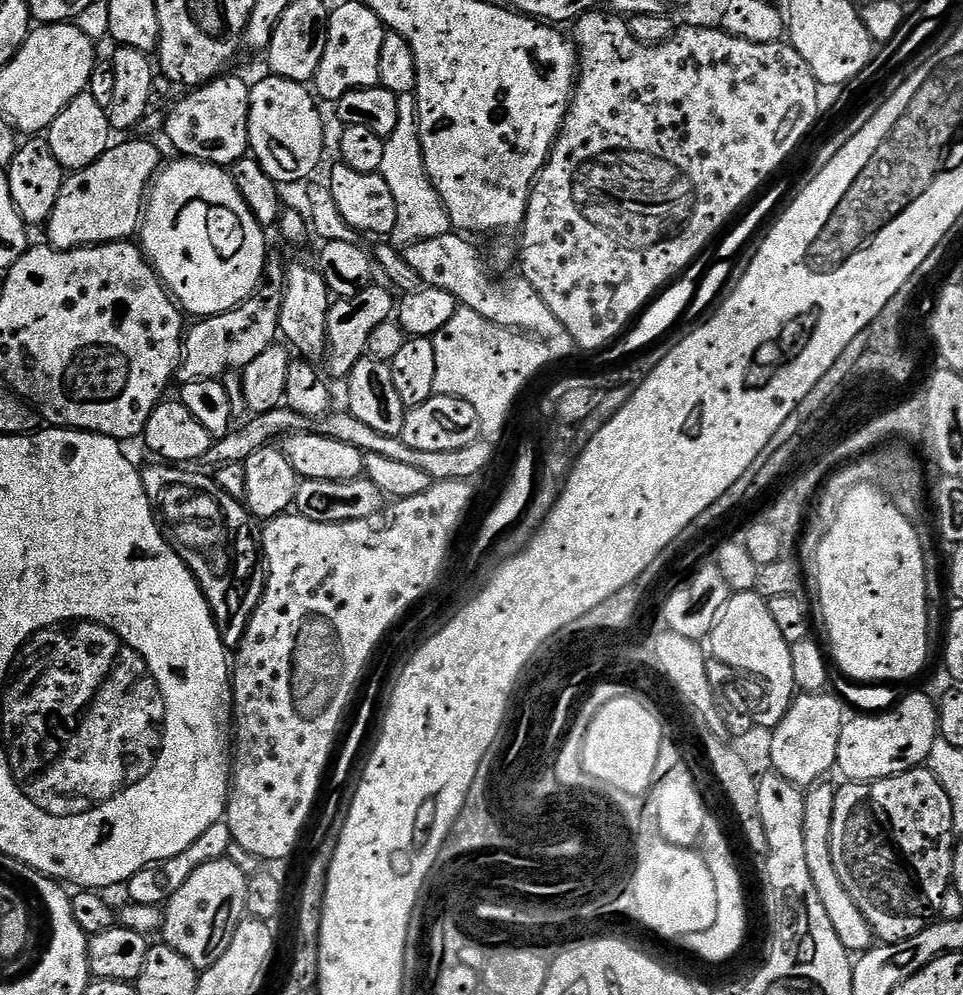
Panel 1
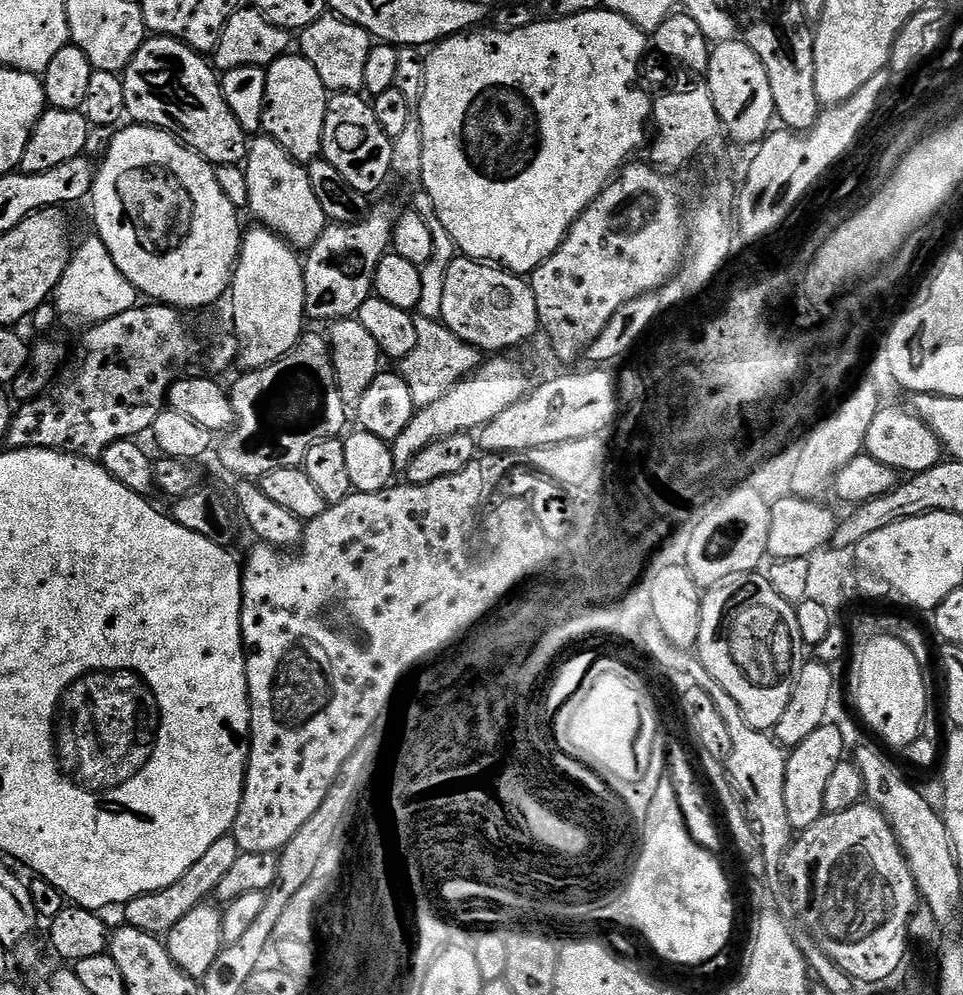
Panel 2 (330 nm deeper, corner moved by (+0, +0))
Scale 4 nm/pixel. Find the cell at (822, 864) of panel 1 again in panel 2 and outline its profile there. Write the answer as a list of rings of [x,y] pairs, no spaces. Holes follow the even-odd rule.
[[[826,722],[809,734],[806,739],[787,753],[786,762],[786,815],[790,818],[793,829],[803,830],[814,826],[818,818],[826,815],[826,786],[834,774],[834,766],[845,759],[846,747],[843,742],[842,730],[831,722]]]

